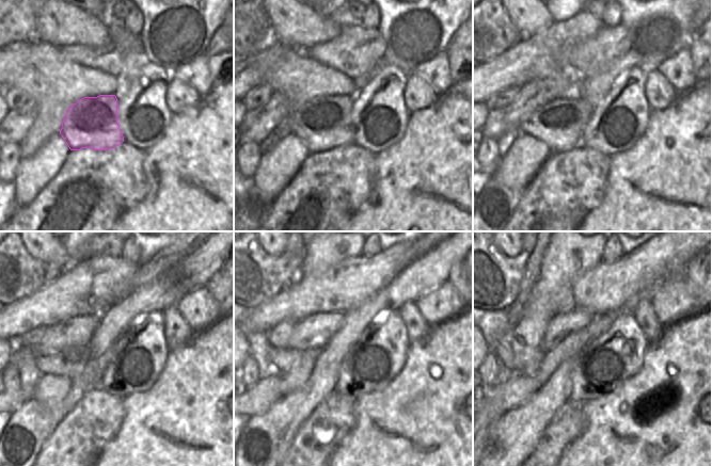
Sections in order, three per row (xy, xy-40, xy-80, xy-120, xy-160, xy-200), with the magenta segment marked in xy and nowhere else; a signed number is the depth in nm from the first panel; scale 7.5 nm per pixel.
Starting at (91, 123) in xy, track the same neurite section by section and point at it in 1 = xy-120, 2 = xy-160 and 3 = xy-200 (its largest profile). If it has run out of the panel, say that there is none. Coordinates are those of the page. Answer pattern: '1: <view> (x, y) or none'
1: xy-120 (70, 362)
2: xy-160 (271, 362)
3: xy-200 (500, 347)

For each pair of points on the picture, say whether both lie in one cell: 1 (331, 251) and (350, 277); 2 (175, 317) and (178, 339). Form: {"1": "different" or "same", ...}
{"1": "different", "2": "same"}

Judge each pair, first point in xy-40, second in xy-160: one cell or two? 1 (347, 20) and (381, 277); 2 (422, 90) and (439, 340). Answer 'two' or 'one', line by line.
1: one
2: two

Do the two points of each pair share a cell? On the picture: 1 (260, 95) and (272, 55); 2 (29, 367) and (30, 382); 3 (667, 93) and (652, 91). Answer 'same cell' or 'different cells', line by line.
1: different cells
2: same cell
3: same cell

